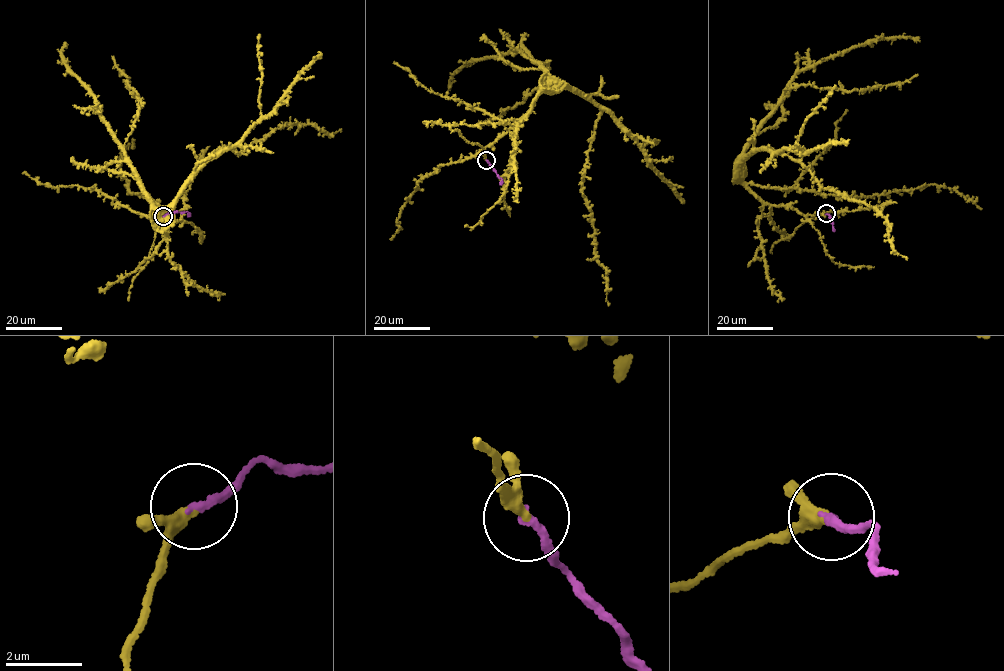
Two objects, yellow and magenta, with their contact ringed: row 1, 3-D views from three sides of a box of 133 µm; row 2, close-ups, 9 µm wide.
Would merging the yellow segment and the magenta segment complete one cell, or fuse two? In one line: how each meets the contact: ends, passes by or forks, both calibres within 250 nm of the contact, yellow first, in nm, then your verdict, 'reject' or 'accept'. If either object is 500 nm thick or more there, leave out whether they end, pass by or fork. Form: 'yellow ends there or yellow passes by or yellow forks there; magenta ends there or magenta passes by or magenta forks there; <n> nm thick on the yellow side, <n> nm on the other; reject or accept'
yellow passes by; magenta ends there; 240 nm thick on the yellow side, 240 nm on the other; accept

